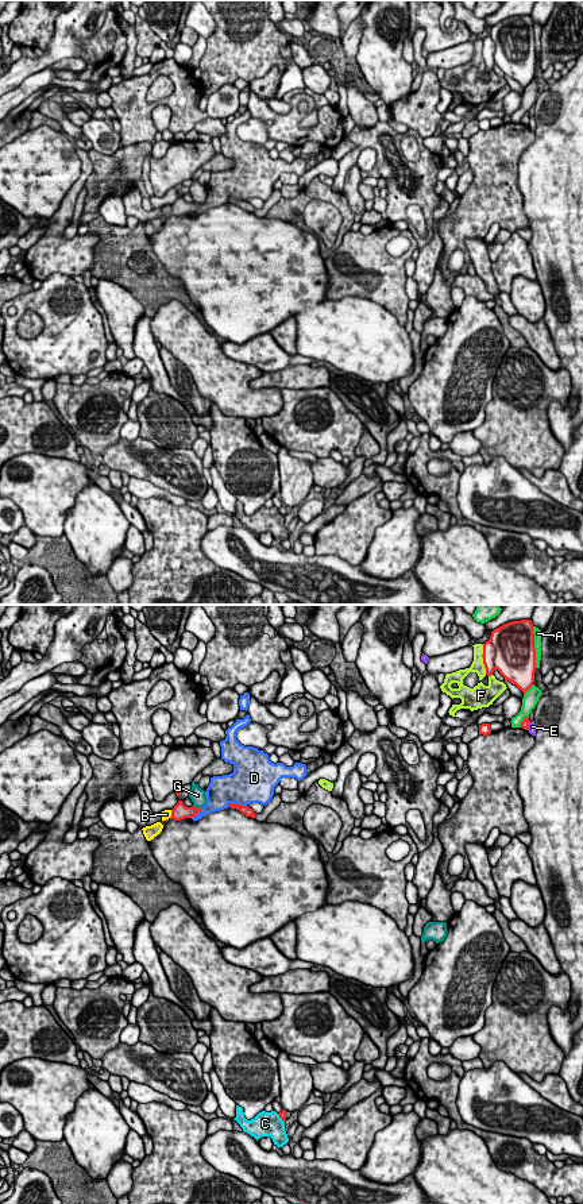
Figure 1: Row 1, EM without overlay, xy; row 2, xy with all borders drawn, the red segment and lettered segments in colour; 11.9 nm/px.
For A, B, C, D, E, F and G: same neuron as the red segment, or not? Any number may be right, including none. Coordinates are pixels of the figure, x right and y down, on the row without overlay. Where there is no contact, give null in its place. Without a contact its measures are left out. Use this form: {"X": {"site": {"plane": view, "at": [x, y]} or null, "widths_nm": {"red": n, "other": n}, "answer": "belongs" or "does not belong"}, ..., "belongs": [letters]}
{"A": {"site": {"plane": "xy", "at": [533, 42]}, "widths_nm": {"red": 500, "other": 100}, "answer": "does not belong"}, "B": {"site": {"plane": "xy", "at": [172, 209]}, "widths_nm": {"red": 190, "other": 120}, "answer": "does not belong"}, "C": {"site": {"plane": "xy", "at": [280, 512]}, "widths_nm": {"red": 90, "other": 280}, "answer": "does not belong"}, "D": {"site": {"plane": "xy", "at": [235, 199]}, "widths_nm": {"red": 120, "other": 440}, "answer": "does not belong"}, "E": {"site": {"plane": "xy", "at": [528, 122]}, "widths_nm": {"red": 100, "other": 100}, "answer": "does not belong"}, "F": {"site": {"plane": "xy", "at": [483, 54]}, "widths_nm": {"red": 440, "other": 140}, "answer": "does not belong"}, "G": {"site": {"plane": "xy", "at": [197, 203]}, "widths_nm": {"red": 190, "other": 190}, "answer": "does not belong"}, "belongs": []}

